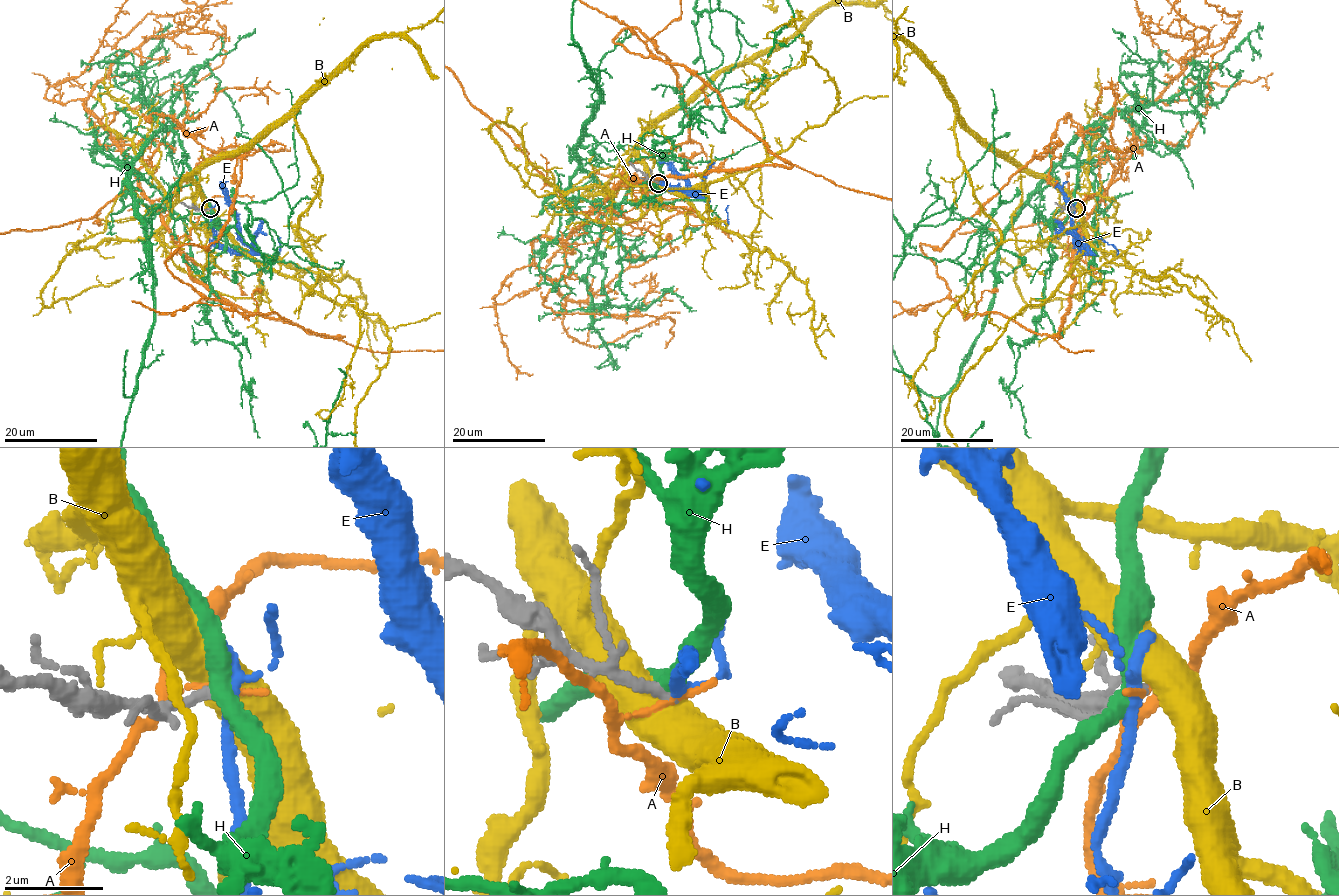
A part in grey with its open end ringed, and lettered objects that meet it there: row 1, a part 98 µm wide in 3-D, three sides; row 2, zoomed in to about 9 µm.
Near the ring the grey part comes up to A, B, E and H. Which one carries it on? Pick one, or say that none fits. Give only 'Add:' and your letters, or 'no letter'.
Add: no letter

